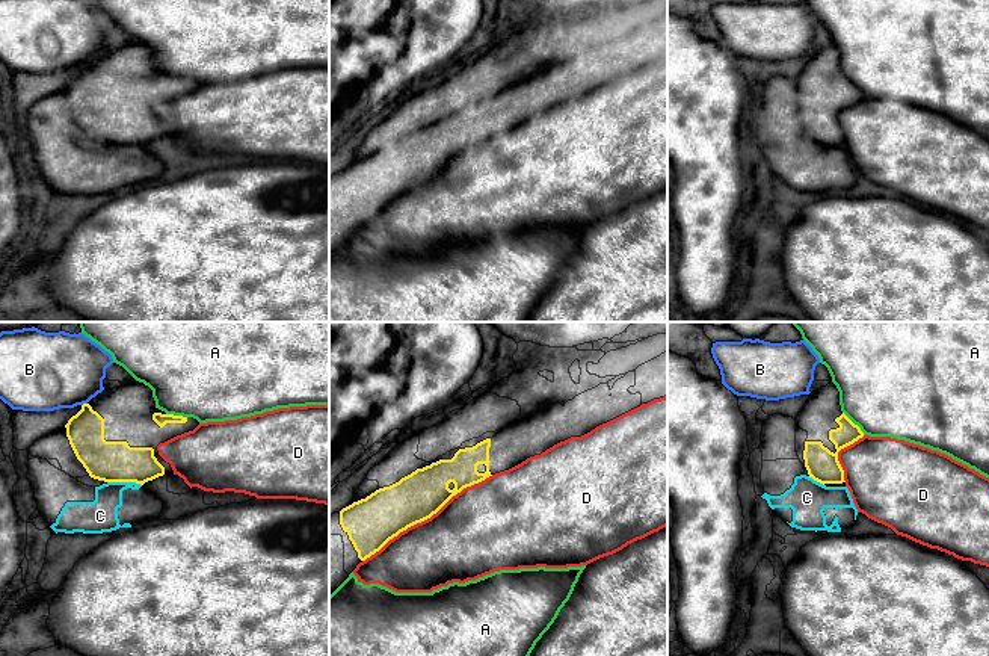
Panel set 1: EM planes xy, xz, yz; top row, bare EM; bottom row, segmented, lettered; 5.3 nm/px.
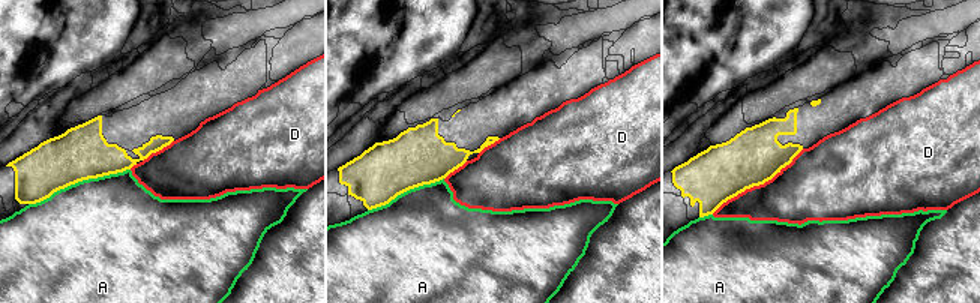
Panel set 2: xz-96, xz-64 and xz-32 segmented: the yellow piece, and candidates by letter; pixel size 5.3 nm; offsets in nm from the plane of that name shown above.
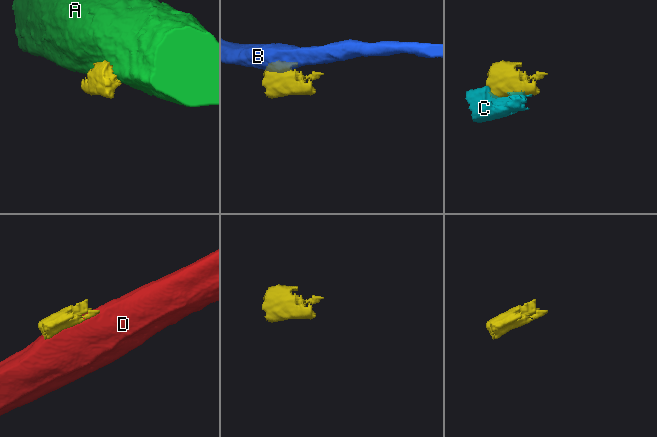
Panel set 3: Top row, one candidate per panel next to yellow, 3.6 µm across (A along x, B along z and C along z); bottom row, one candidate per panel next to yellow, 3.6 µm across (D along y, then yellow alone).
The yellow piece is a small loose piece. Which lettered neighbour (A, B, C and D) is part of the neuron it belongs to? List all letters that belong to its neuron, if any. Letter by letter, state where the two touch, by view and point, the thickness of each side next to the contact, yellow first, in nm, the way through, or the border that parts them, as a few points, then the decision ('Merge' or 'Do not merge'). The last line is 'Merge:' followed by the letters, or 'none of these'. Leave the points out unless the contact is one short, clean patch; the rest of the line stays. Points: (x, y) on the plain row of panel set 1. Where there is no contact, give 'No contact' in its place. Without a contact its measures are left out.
A: Touches yellow at yz (853, 85). Thickness 120 nm (yellow) against 480 nm. Do not merge
B: Touches yellow at xy (83, 65). Thickness 200 nm (yellow) against 380 nm. Boundary: xy (86, 64), (82, 67). Do not merge
C: Touches yellow at xy (124, 142). Thickness 220 nm (yellow) against 180 nm. Do not merge
D: Touches yellow at xz (428, 179). Thickness 260 nm (yellow) against 440 nm. Do not merge
Merge: none of these

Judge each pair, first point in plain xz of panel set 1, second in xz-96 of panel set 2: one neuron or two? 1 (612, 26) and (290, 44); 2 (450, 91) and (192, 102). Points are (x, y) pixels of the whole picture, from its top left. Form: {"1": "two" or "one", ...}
{"1": "two", "2": "two"}

